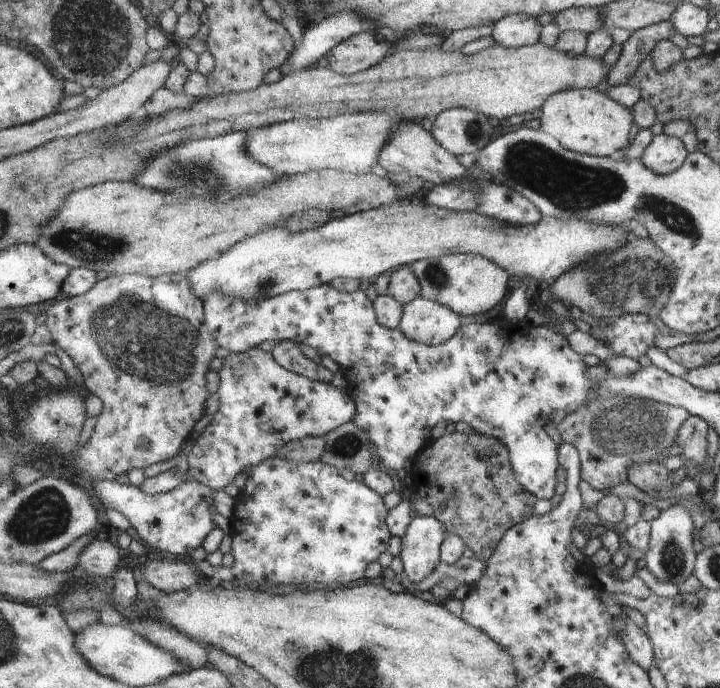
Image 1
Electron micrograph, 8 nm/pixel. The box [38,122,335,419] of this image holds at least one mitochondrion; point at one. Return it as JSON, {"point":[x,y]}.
{"point":[136,336]}

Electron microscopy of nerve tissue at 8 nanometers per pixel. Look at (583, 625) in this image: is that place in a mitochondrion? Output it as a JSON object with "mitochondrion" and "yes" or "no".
{"mitochondrion":"no"}

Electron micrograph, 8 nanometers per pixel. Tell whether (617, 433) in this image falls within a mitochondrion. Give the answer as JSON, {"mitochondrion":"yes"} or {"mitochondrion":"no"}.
{"mitochondrion":"yes"}

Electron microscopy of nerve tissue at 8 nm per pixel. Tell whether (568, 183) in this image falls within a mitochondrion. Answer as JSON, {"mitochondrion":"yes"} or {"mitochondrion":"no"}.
{"mitochondrion":"yes"}

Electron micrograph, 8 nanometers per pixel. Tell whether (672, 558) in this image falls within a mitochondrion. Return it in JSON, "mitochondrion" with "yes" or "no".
{"mitochondrion":"yes"}

